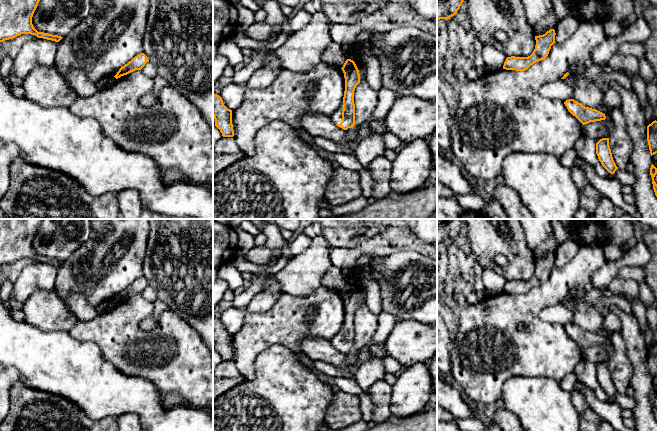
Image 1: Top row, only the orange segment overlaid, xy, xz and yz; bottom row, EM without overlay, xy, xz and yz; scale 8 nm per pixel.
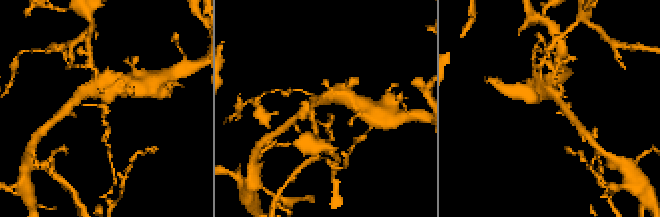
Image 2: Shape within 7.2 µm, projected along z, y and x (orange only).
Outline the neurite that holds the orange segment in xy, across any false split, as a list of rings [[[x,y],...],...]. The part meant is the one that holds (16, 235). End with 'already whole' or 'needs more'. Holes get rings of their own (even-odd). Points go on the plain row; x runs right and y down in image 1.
[[[0,219],[0,266],[13,263],[21,258],[31,258],[38,262],[59,266],[63,261],[44,256],[38,256],[33,248],[32,241],[42,219]]]; already whole

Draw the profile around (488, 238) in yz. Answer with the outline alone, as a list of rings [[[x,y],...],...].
[[[465,219],[470,248],[482,269],[491,268],[507,281],[528,281],[536,269],[535,258],[528,247],[524,230],[519,219]],[[502,255],[507,264],[503,267],[495,263],[495,258]]]

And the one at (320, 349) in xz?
[[[305,337],[301,349],[312,361],[320,360],[336,368],[345,366],[350,369],[358,365],[349,363],[346,354],[338,351],[327,339]]]

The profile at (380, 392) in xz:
[[[383,379],[375,382],[365,393],[373,404],[372,421],[382,423],[392,414],[390,411],[391,386]]]

